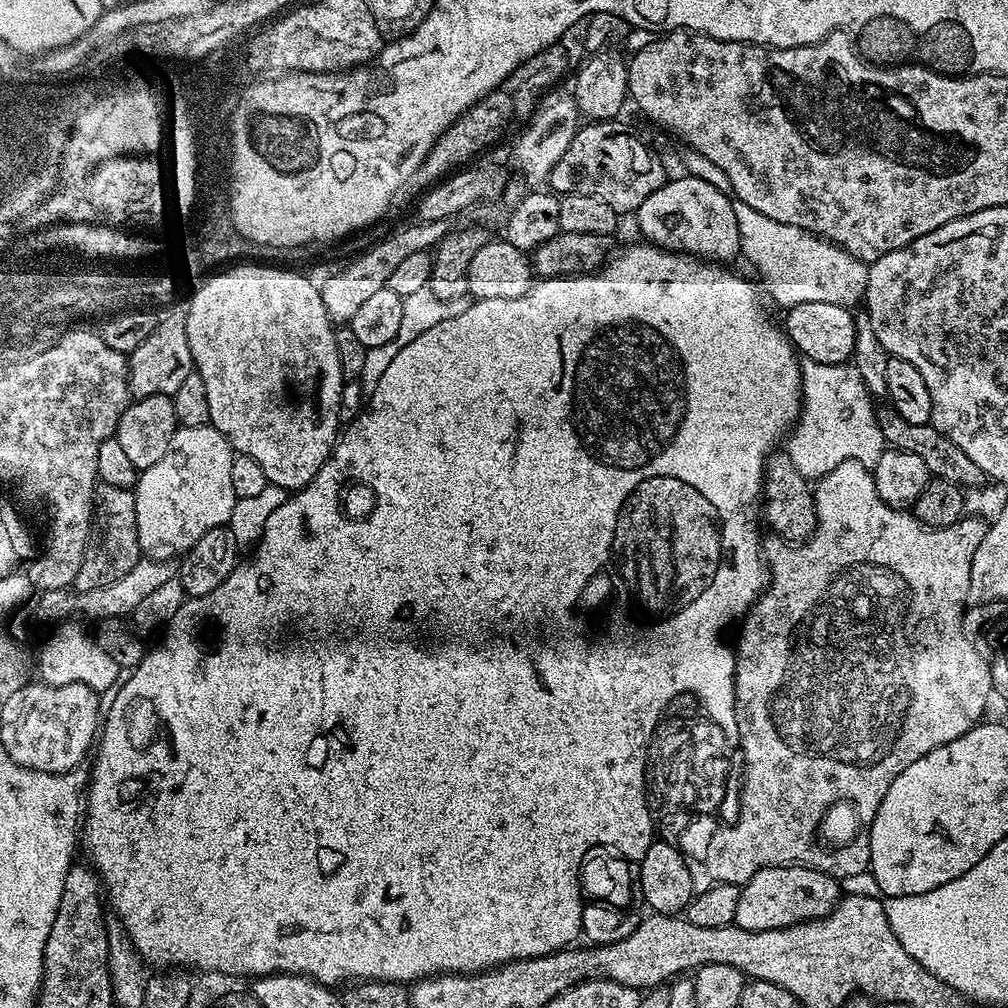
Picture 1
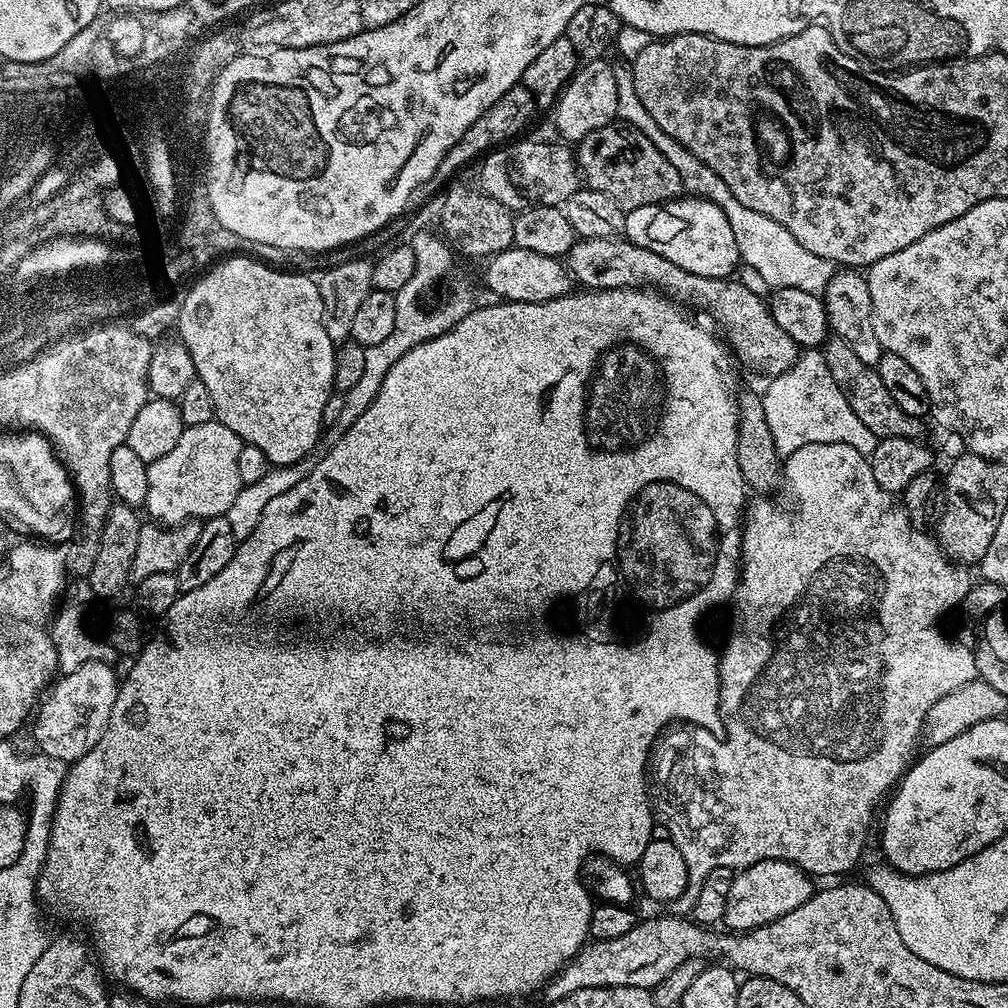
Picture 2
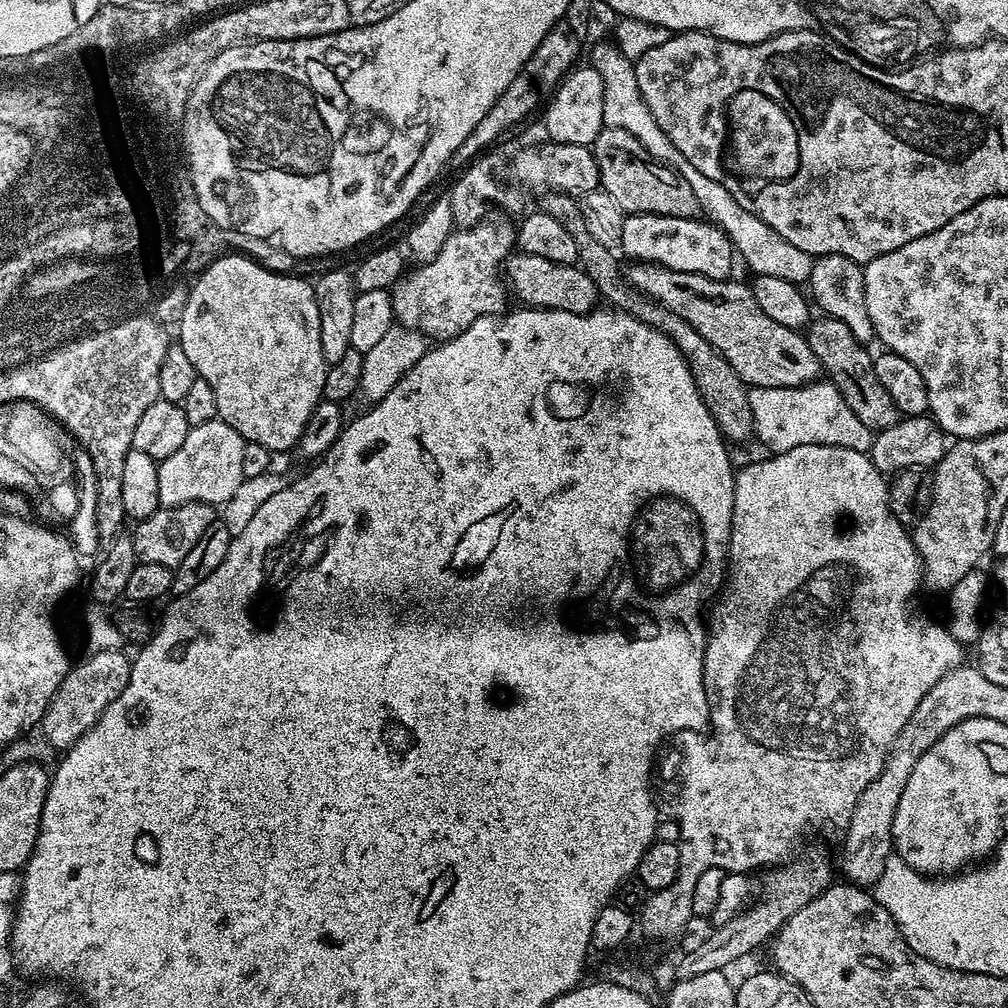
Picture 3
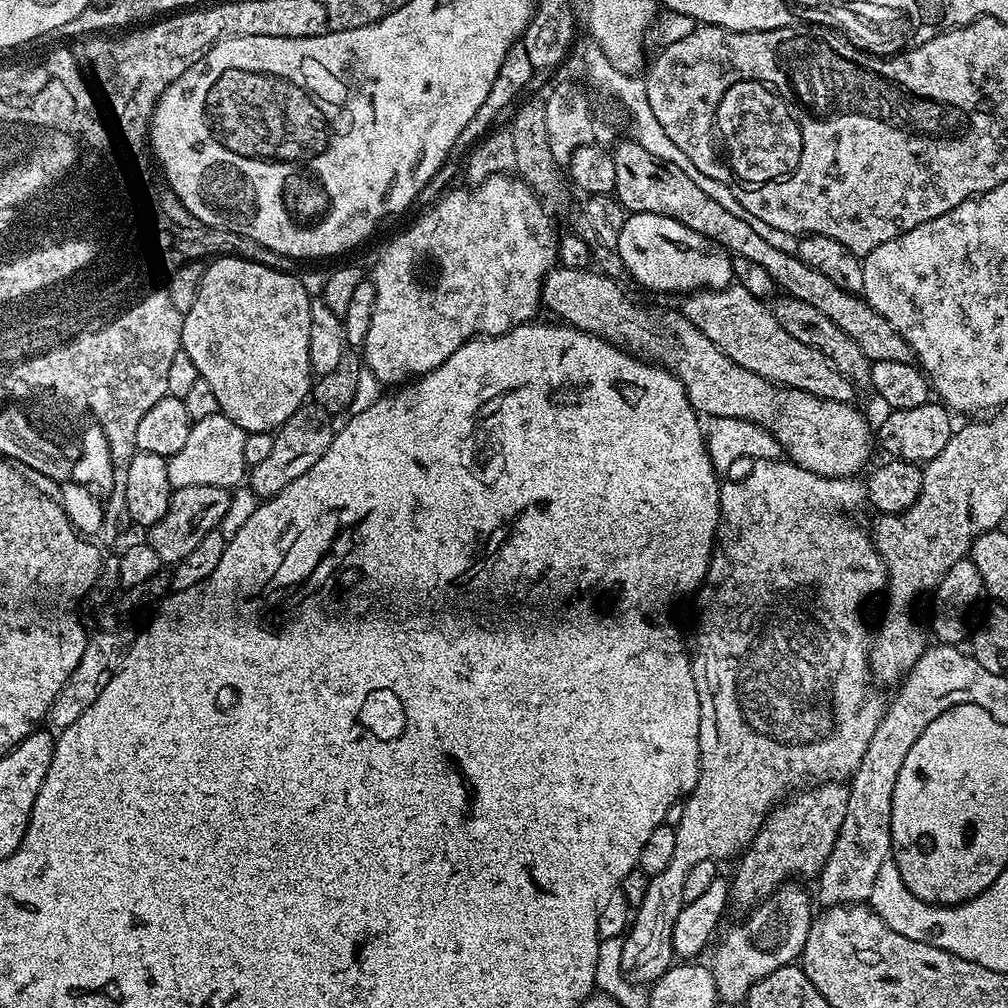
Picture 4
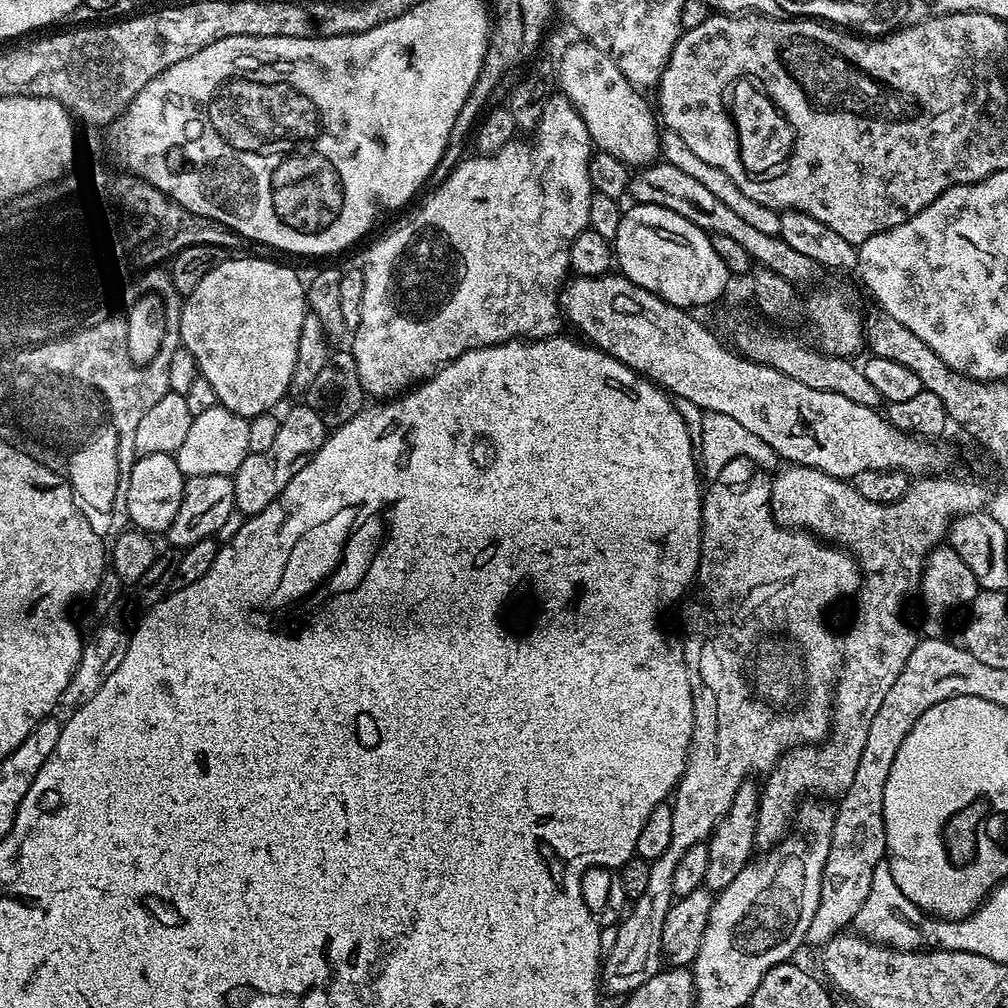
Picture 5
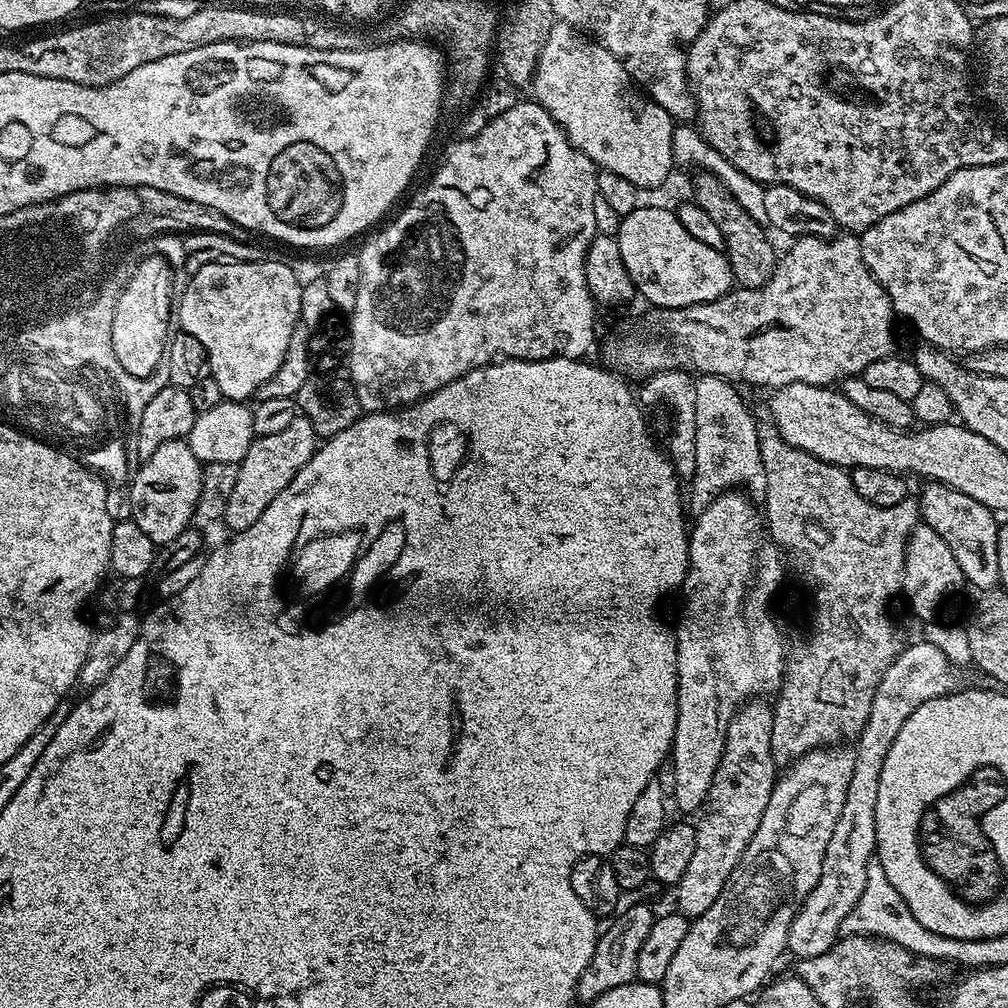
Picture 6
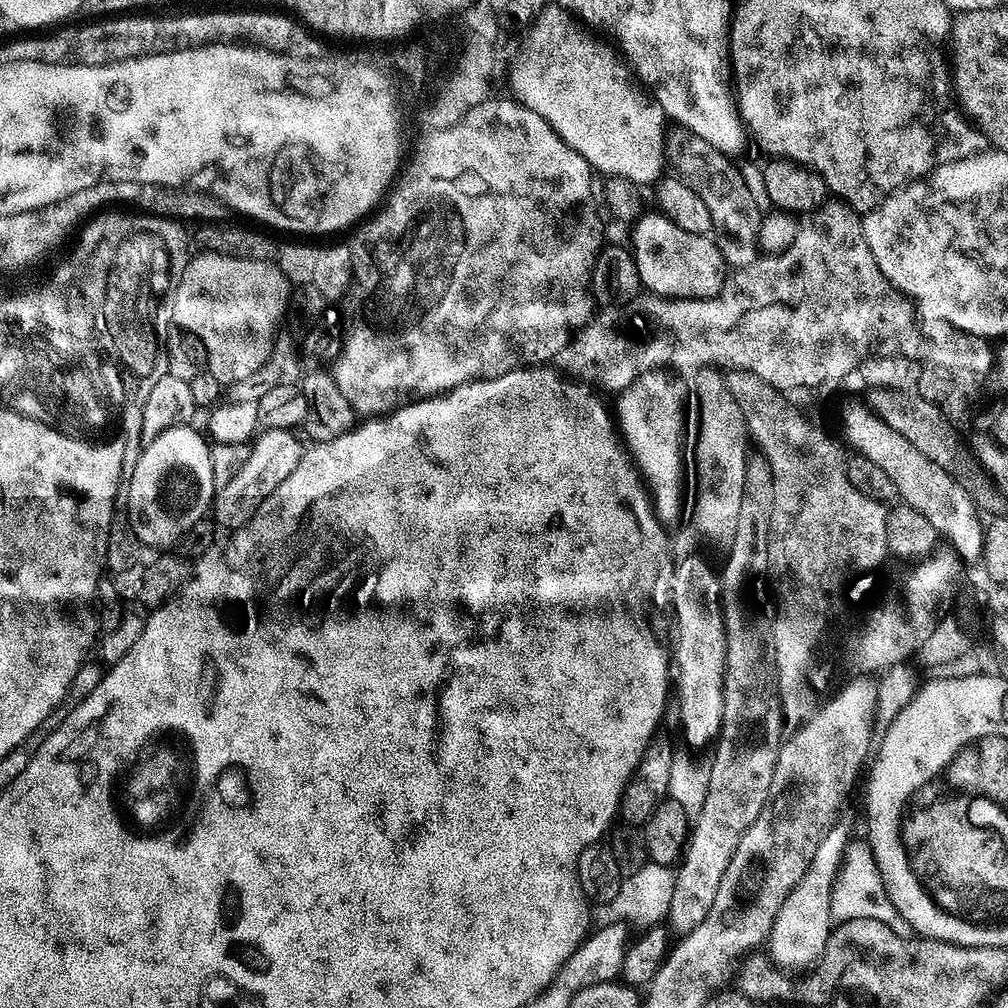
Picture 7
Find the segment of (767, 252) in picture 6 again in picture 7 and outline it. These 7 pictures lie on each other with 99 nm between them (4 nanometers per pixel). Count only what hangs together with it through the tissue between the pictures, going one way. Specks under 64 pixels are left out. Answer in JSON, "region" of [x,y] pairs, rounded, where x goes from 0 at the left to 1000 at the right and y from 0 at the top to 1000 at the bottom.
{"region":[[[674,125],[662,128],[659,137],[659,154],[666,170],[680,179],[700,200],[700,208],[704,208],[704,216],[709,230],[709,240],[718,254],[719,263],[727,267],[739,266],[752,257],[752,243],[754,240],[754,219],[756,209],[751,191],[747,190],[746,184],[729,167],[727,160],[719,155],[717,151],[704,145],[692,133]]]}

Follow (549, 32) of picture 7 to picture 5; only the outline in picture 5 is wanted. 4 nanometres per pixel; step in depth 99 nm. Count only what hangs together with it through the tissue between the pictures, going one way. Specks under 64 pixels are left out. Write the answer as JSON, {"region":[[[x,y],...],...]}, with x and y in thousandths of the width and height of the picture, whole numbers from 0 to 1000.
{"region":[[[570,42],[559,49],[560,57],[554,60],[555,90],[573,109],[581,121],[583,136],[594,150],[609,153],[617,162],[634,169],[652,162],[656,154],[656,128],[652,116],[643,108],[630,83],[626,83],[613,69],[601,53],[588,44]]]}

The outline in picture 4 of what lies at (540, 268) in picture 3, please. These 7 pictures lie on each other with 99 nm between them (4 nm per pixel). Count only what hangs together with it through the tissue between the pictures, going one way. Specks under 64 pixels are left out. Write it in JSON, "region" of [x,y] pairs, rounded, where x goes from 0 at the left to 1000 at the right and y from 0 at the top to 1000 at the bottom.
{"region":[[[578,266],[548,267],[540,277],[536,296],[553,318],[574,329],[595,333],[643,359],[666,367],[678,383],[683,398],[699,414],[715,413],[742,417],[765,429],[777,451],[787,460],[813,472],[846,473],[865,452],[867,425],[845,401],[816,397],[791,385],[765,381],[760,375],[732,363],[712,347],[704,335],[680,315],[678,309],[658,310],[642,306],[619,291],[618,281],[597,271]]]}

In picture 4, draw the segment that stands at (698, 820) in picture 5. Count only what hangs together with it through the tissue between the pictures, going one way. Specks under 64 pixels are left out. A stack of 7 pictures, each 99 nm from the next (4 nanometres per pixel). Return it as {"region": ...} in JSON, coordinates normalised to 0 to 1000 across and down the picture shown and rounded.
{"region":[[[665,851],[665,859],[661,859],[657,867],[644,872],[641,891],[637,899],[630,902],[625,913],[625,920],[617,933],[619,938],[615,940],[615,960],[624,968],[622,971],[628,977],[646,977],[648,972],[652,972],[669,955],[667,924],[669,915],[680,897],[677,883],[684,863],[685,858],[679,857],[679,853]]]}

